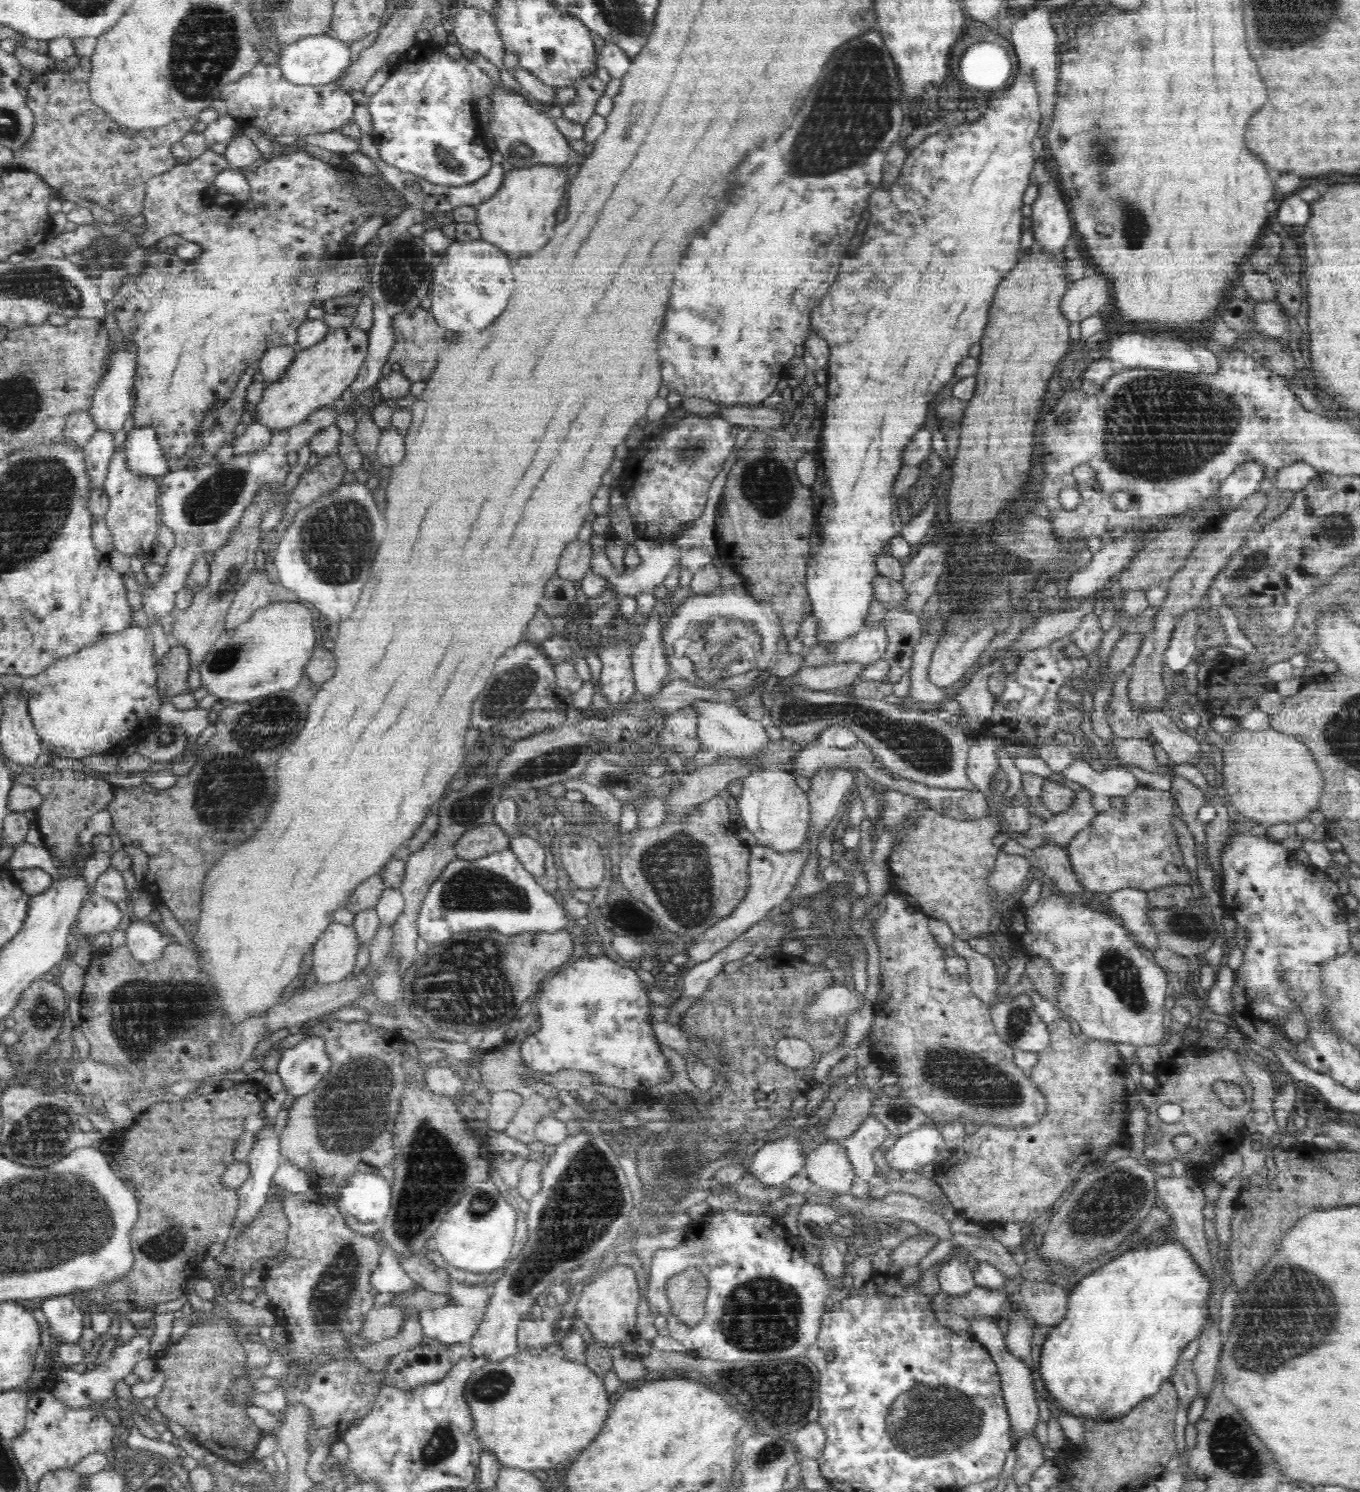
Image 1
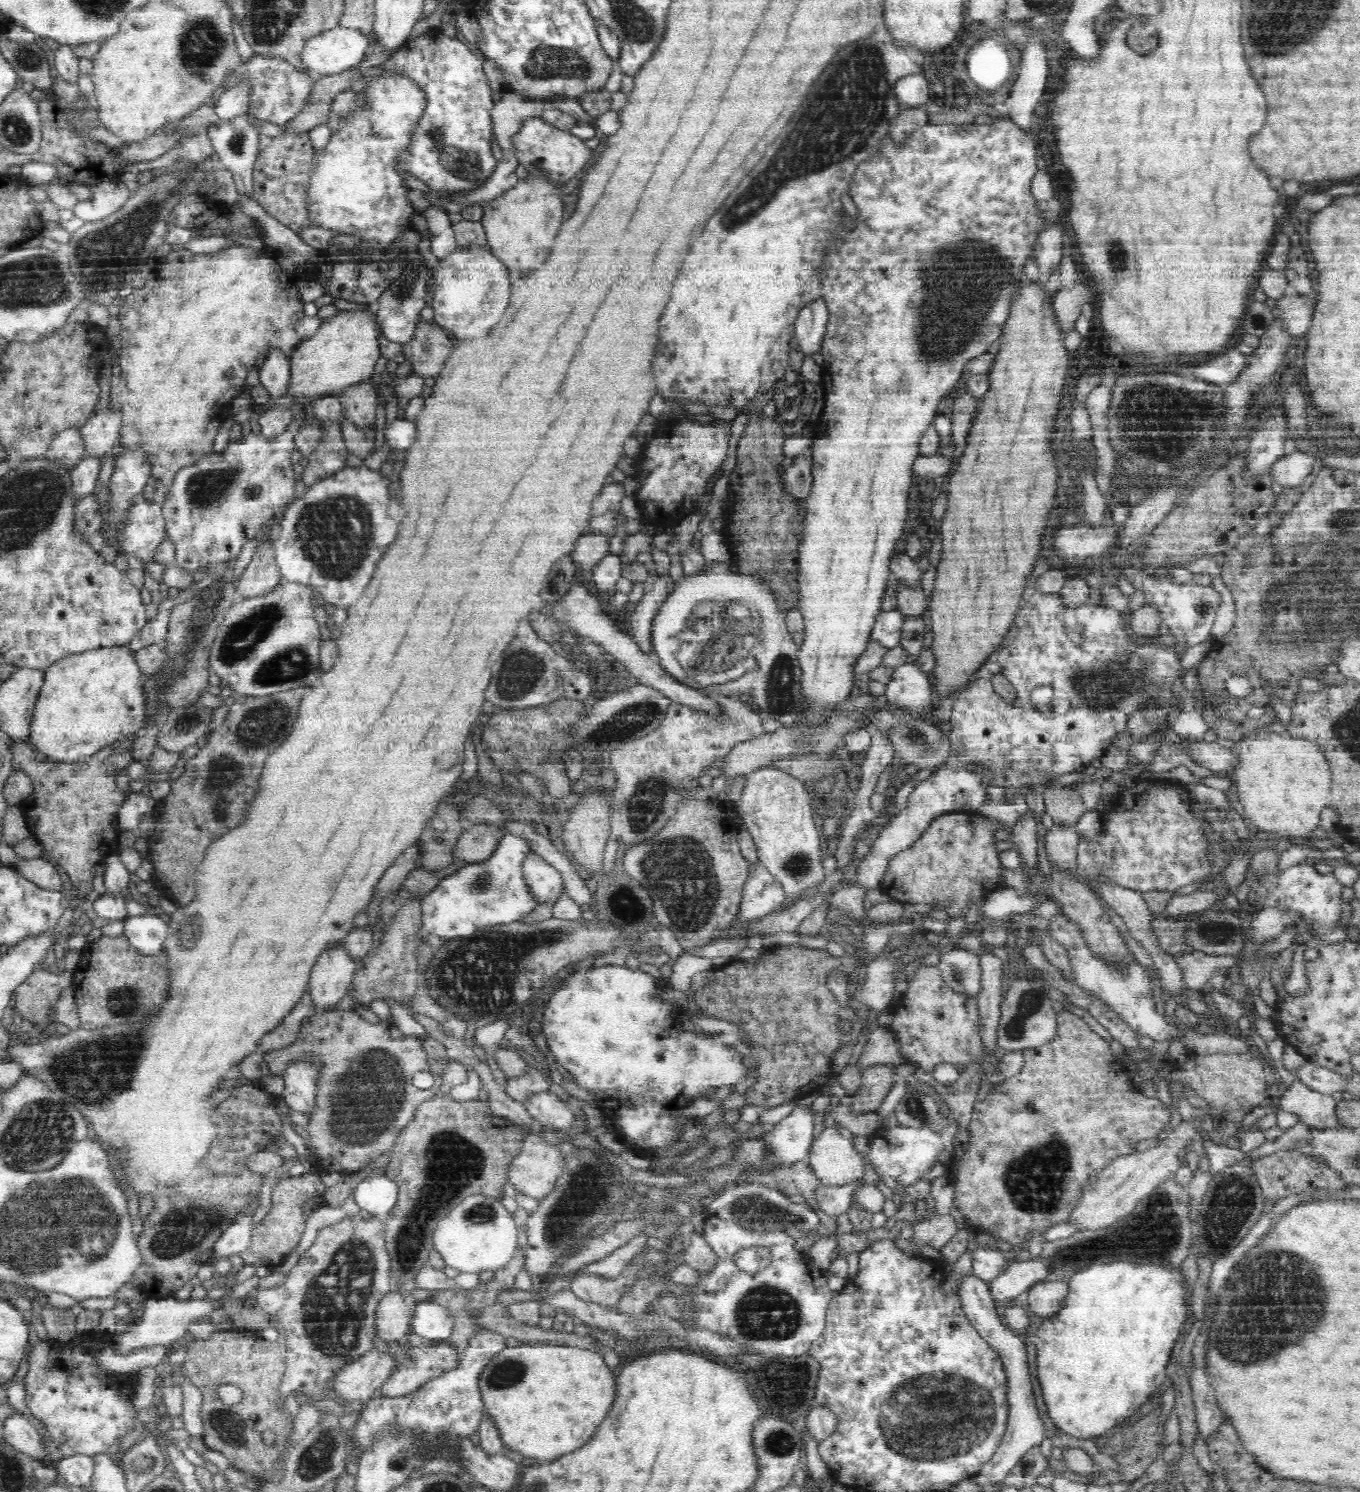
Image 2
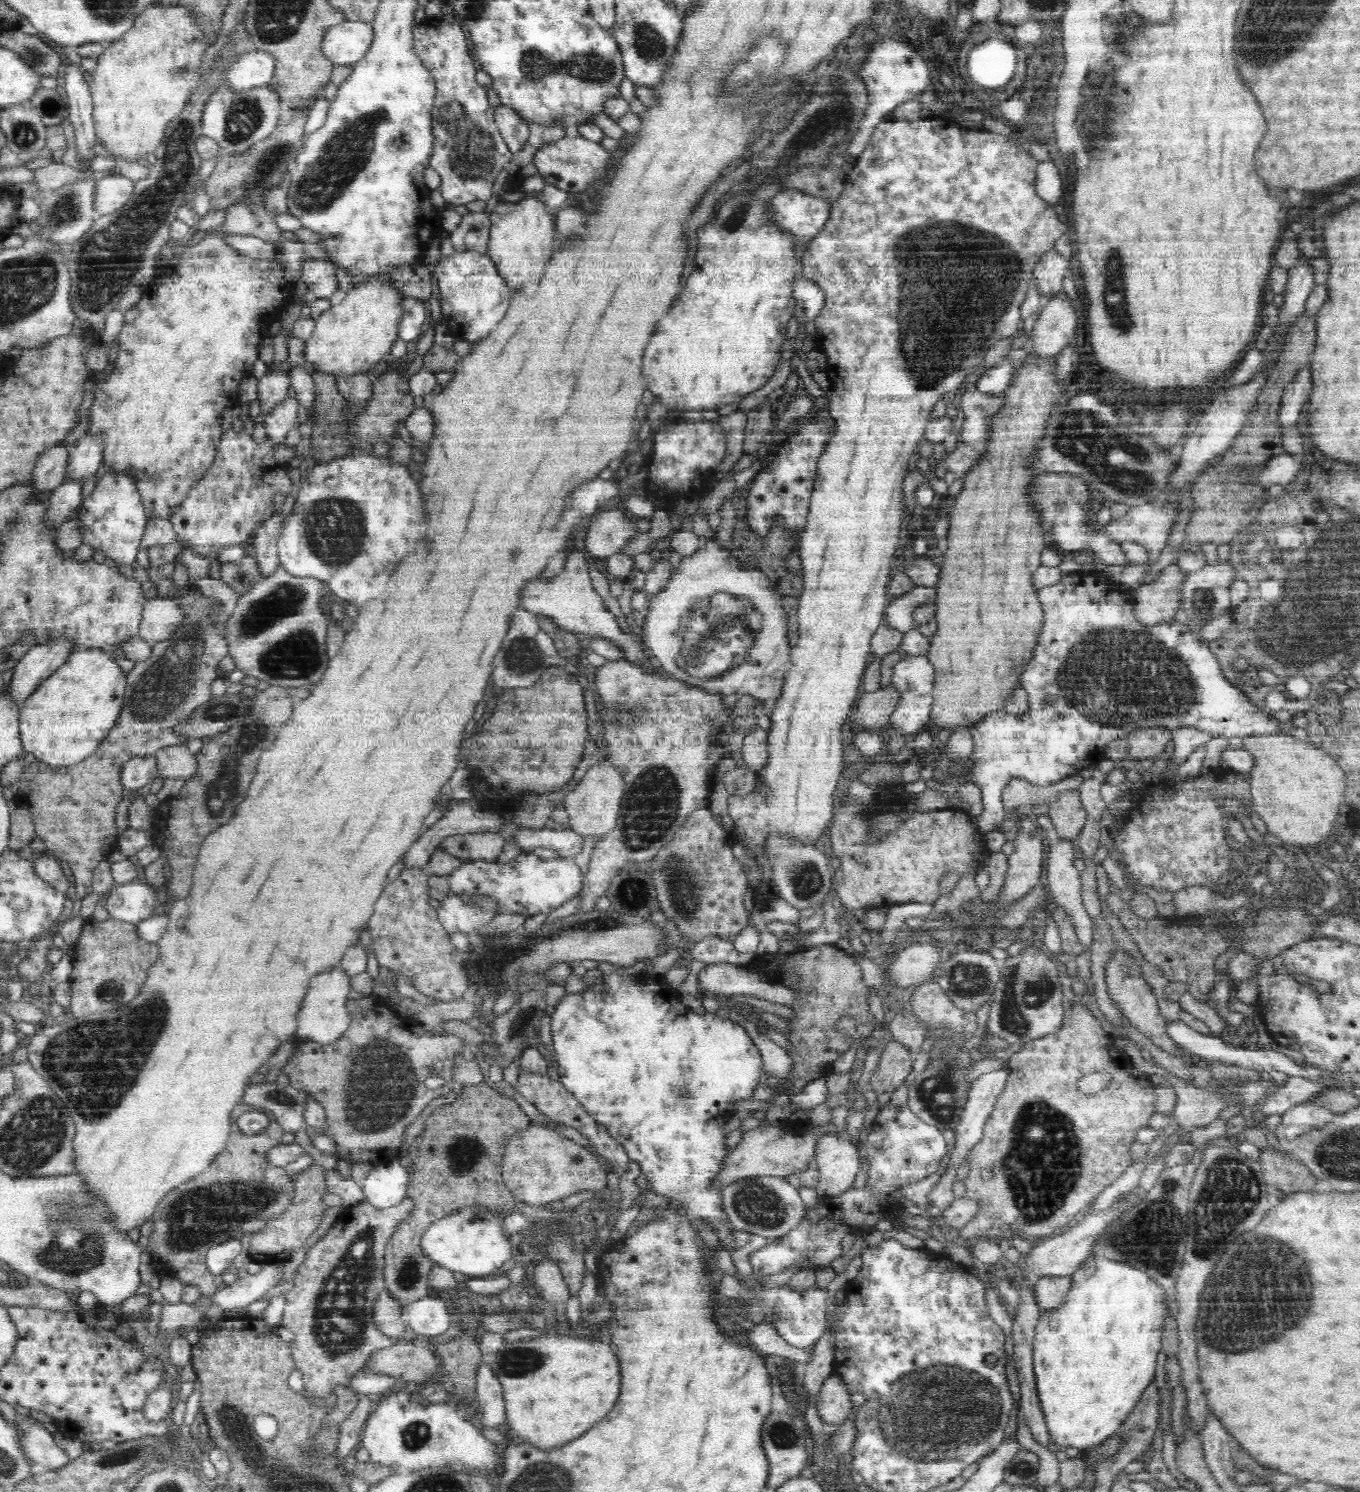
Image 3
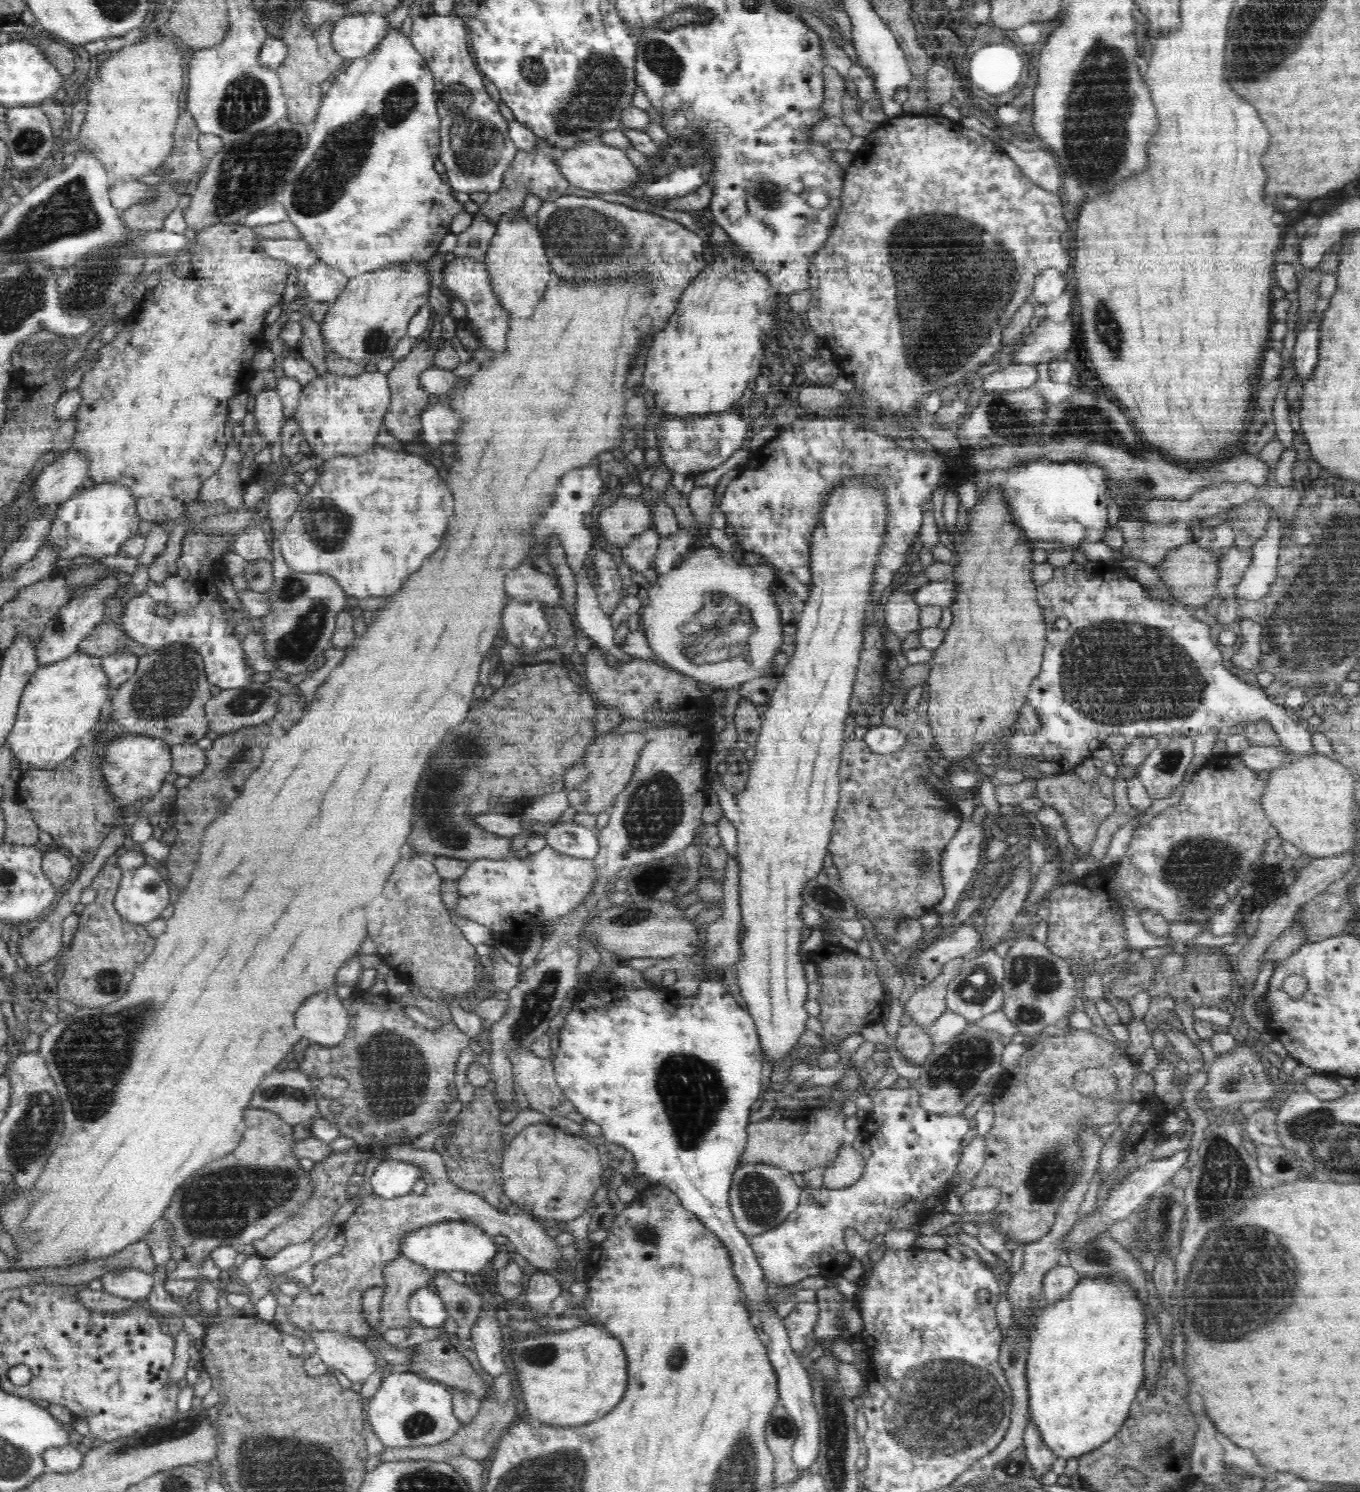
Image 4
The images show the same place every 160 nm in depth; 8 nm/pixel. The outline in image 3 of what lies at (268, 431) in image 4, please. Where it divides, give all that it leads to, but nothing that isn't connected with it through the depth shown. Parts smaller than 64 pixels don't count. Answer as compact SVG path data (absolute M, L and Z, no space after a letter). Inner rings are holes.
M272 367L258 379L258 400L261 403L261 416L268 414L288 396L290 372Z

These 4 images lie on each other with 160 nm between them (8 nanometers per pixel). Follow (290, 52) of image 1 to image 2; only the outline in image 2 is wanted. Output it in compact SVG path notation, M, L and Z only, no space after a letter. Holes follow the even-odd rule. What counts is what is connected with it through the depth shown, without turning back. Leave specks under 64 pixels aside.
M338 26L312 36L304 48L302 60L312 76L341 74L358 66L366 57L368 45L367 36L360 30Z

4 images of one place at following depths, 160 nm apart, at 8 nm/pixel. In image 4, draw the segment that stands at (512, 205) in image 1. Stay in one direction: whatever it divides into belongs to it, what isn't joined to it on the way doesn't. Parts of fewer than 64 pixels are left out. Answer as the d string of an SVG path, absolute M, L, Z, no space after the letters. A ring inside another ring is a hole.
M522 210L504 213L495 224L495 235L490 241L484 260L498 300L510 314L518 318L526 318L534 312L552 276L544 239L541 238L540 229L534 220L535 216L528 218Z

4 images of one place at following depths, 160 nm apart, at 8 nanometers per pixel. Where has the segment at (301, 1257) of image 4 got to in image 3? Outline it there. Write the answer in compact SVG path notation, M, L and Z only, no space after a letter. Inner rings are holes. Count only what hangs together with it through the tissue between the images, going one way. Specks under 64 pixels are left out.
M266 1263L264 1268L257 1274L248 1274L240 1278L231 1286L220 1287L214 1295L201 1295L191 1305L206 1313L210 1304L215 1304L223 1310L246 1307L251 1302L265 1297L270 1288L281 1284L282 1264Z

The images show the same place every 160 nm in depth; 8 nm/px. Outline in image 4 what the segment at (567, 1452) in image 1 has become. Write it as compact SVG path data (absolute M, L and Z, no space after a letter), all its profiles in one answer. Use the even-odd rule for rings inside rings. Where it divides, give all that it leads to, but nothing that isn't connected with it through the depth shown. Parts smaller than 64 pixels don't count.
M582 1325L569 1331L554 1332L551 1330L545 1330L543 1334L540 1332L534 1333L532 1337L522 1338L521 1340L508 1341L505 1354L507 1355L507 1367L509 1370L516 1370L516 1378L518 1380L518 1388L520 1388L520 1394L522 1394L522 1400L524 1401L524 1408L526 1408L526 1414L541 1424L552 1424L559 1426L580 1426L580 1424L586 1424L592 1422L592 1420L598 1420L598 1418L608 1414L619 1402L623 1399L624 1393L627 1391L628 1386L628 1365L627 1356L624 1352L621 1342L610 1332L604 1330L604 1326L596 1328L596 1326Z

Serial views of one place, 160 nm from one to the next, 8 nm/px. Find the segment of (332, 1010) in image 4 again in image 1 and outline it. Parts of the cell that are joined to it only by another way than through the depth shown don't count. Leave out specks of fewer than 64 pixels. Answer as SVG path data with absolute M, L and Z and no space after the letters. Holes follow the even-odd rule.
M332 923L328 926L311 952L316 982L328 984L346 978L354 970L361 945L353 925Z

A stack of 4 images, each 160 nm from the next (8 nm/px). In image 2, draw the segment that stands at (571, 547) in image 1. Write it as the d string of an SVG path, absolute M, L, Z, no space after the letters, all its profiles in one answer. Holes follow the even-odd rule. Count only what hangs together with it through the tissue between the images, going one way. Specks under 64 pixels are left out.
M587 531L573 547L572 561L579 571L590 570L610 554L609 536Z

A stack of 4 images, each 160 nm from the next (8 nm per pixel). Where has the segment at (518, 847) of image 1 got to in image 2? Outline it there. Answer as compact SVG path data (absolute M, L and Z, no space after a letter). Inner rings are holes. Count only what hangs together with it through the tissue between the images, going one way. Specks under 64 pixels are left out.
M530 851L521 865L522 878L536 904L554 903L564 892L561 872L544 860L539 854Z

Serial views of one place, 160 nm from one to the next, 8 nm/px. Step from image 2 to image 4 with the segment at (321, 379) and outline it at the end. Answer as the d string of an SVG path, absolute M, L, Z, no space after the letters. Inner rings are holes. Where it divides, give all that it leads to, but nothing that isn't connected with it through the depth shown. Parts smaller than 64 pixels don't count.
M426 260L402 262L349 278L346 288L320 322L327 350L362 366L392 356L398 341L406 336L412 318L427 304L431 288L436 283L428 277L426 263Z

